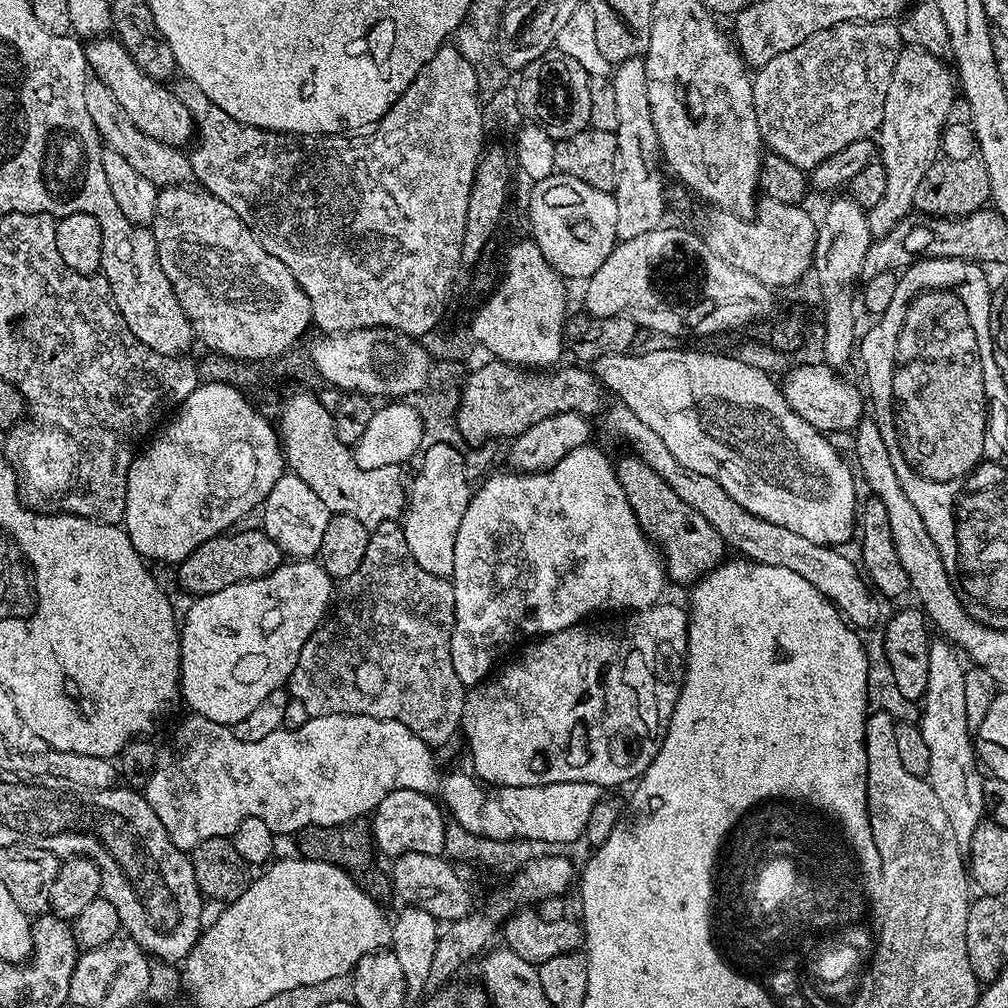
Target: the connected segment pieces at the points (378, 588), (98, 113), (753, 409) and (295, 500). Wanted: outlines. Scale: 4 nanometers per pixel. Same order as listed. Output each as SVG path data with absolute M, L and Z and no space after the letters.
M399 519L382 522L369 531L362 566L339 585L330 615L301 643L298 662L286 676L288 695L306 706L310 718L342 714L393 720L402 722L424 744L444 744L461 731L464 718L466 686L454 672L450 654L455 621L451 579L430 574L414 562Z
M89 79L86 86L86 110L94 121L94 126L100 134L101 141L111 150L122 156L142 178L154 182L156 187L177 187L189 183L193 179L192 161L183 150L170 147L162 143L160 138L153 133L144 132L126 118L126 110L118 106L114 94L106 90L101 80Z
M656 348L653 350L653 352L640 352L637 354L637 356L632 355L633 354L606 354L602 358L598 358L594 361L594 375L609 393L614 392L616 395L620 396L618 397L619 401L626 407L629 407L630 410L632 410L634 414L638 416L641 422L646 422L646 425L650 426L650 428L654 430L656 434L658 434L658 437L662 438L663 445L665 445L667 449L670 450L672 454L674 454L674 458L676 458L678 462L681 463L682 467L687 469L687 471L693 471L697 474L706 474L706 478L714 478L714 482L718 482L718 484L722 486L722 490L726 490L726 494L730 494L730 498L734 498L734 500L738 502L738 504L742 506L744 510L750 514L754 514L758 518L762 518L766 522L774 522L776 526L786 526L786 530L794 530L794 534L802 534L802 538L810 538L810 542L814 542L815 544L826 544L829 546L844 546L840 544L846 543L847 540L851 538L851 536L853 539L854 529L858 524L858 500L856 504L857 477L854 475L850 464L850 469L848 469L847 462L844 461L838 453L836 453L835 446L832 445L830 441L828 441L831 439L829 439L825 433L819 432L818 429L816 429L814 426L810 426L810 422L806 422L806 418L802 418L798 414L794 414L792 412L792 407L788 405L784 398L781 385L777 383L773 377L768 376L767 373L762 371L762 369L755 368L754 366L748 366L746 362L740 362L737 357L732 354L730 354L730 356L715 356L715 354L712 352L687 352L687 350L684 348Z
M285 474L278 478L274 490L264 499L262 513L264 524L262 530L280 547L281 553L288 558L312 558L319 553L322 537L326 534L326 526L330 513L326 502L302 482L302 478Z

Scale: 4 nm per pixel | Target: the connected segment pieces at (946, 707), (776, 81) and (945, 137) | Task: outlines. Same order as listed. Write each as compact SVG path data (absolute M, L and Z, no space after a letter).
M943 638L933 639L930 646L930 674L926 682L918 723L922 738L926 738L926 746L930 750L930 770L926 779L932 785L934 794L938 794L938 802L942 802L942 810L946 810L946 818L950 818L950 830L954 830L954 838L958 846L962 850L968 850L972 846L974 830L978 830L980 821L985 819L986 813L984 811L984 780L982 775L980 776L981 769L978 767L974 736L968 731L966 718L966 698L968 697L968 687L964 681L966 668L965 665L960 665L959 659L961 660L961 657L957 649L949 641Z
M857 22L818 30L802 46L794 46L794 50L786 50L786 54L778 54L778 58L766 62L751 81L754 114L767 151L778 153L786 162L794 162L794 166L811 170L830 158L830 154L838 154L838 150L850 146L850 142L871 137L882 122L886 90L890 90L894 62L898 62L901 47L900 29L895 23Z
M953 107L944 132L940 135L940 150L936 153L930 170L922 178L918 186L918 194L914 194L913 209L925 216L968 216L971 212L981 211L989 203L992 191L990 190L990 174L986 174L986 162L982 162L982 150L978 146L978 138L972 129L972 115L967 107Z

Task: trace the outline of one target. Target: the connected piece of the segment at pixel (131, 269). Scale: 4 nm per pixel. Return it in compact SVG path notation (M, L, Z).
M96 190L96 194L84 194L84 208L82 214L94 214L102 226L102 262L100 272L108 279L108 285L112 291L112 300L120 311L120 316L126 322L130 331L138 337L150 350L154 350L163 356L176 356L184 354L194 341L194 333L191 322L186 318L174 290L170 286L170 278L160 265L156 243L152 237L151 227L143 224L132 224L126 214L118 206L114 194L110 190Z

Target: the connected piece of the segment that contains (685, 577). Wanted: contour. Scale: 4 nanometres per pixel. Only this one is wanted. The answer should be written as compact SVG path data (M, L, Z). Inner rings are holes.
M629 454L615 461L616 477L634 510L636 521L640 524L645 536L656 545L663 561L667 579L676 584L691 585L702 576L707 576L717 568L726 556L726 545L723 538L678 494L642 460L640 456Z

